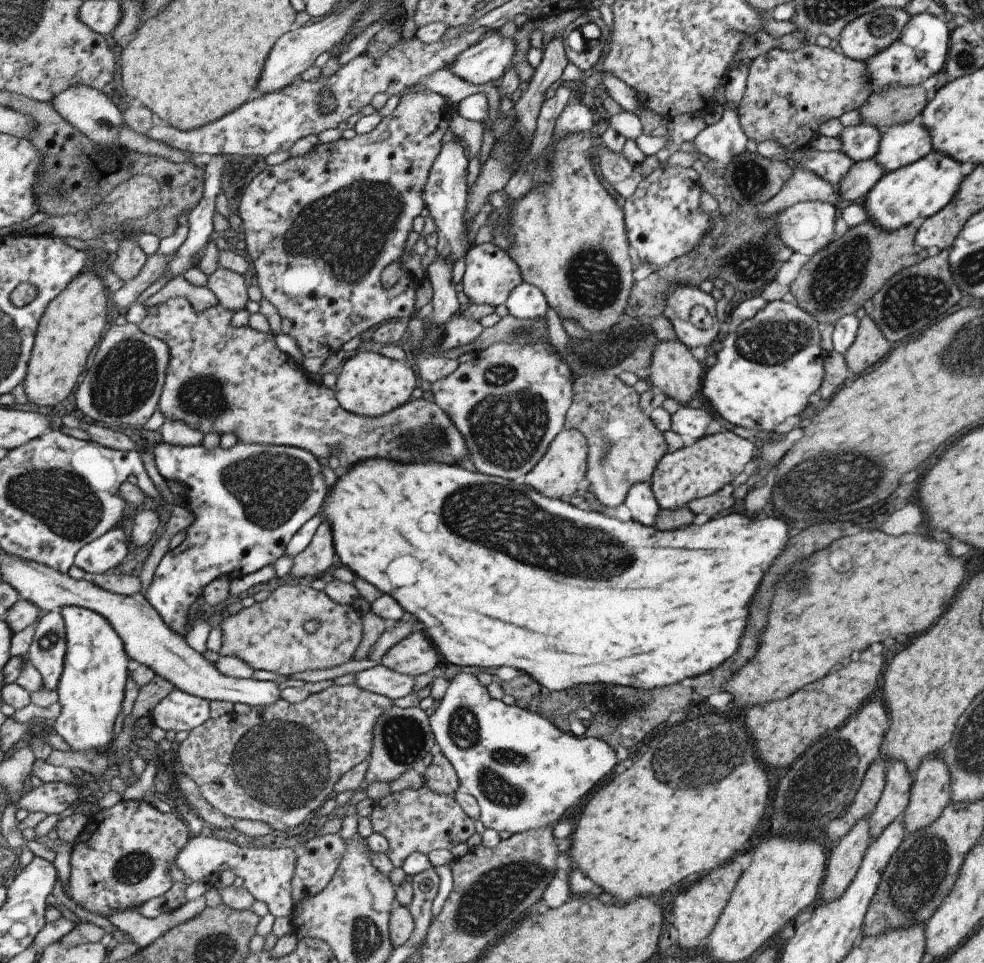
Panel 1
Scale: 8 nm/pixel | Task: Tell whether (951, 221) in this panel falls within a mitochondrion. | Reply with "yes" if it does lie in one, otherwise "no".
no

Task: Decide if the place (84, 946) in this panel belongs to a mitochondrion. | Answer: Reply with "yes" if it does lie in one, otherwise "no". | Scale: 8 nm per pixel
no

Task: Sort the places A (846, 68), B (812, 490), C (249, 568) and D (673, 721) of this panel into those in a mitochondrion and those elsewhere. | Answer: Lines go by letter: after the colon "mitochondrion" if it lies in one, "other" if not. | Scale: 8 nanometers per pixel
A: other
B: mitochondrion
C: other
D: mitochondrion

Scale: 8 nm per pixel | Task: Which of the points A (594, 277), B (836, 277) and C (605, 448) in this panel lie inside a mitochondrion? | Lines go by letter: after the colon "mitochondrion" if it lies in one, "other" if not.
A: mitochondrion
B: mitochondrion
C: mitochondrion

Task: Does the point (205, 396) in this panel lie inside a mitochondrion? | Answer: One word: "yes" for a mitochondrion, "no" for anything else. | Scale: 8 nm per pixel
yes

